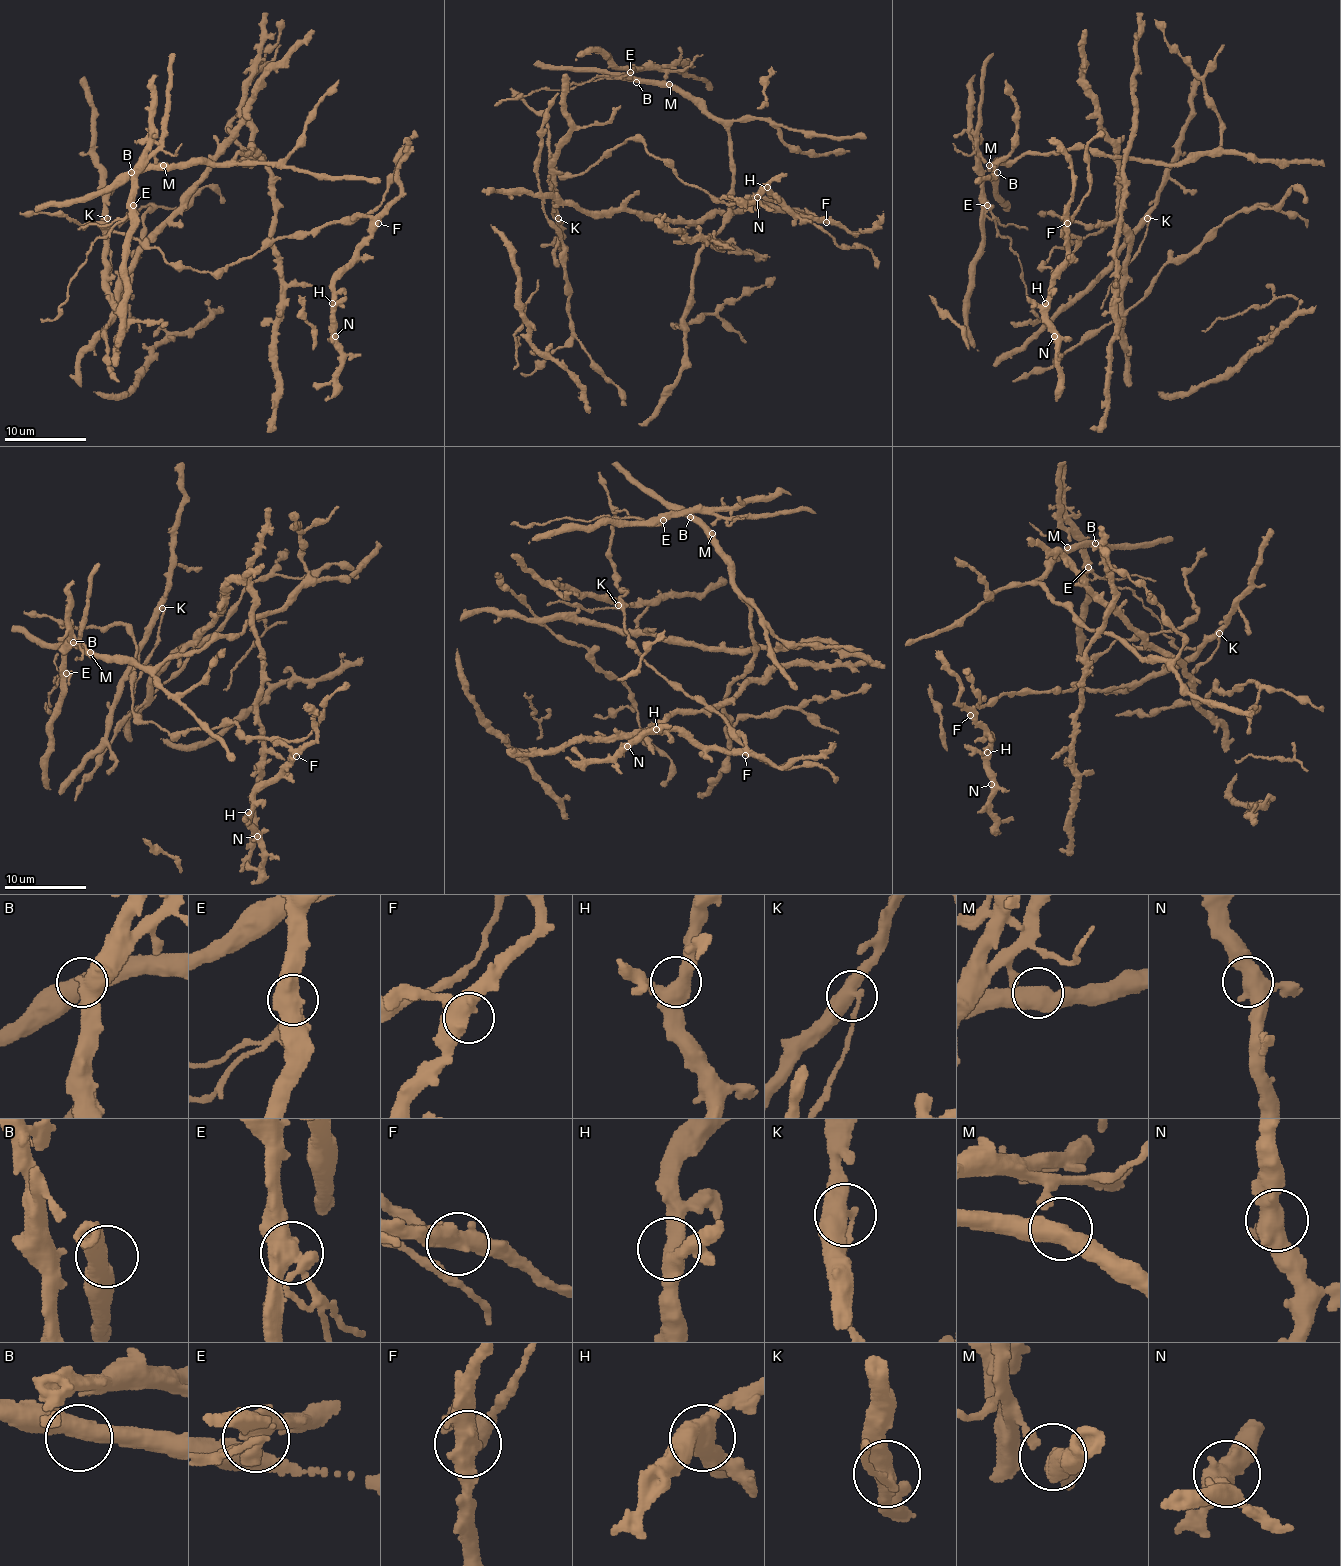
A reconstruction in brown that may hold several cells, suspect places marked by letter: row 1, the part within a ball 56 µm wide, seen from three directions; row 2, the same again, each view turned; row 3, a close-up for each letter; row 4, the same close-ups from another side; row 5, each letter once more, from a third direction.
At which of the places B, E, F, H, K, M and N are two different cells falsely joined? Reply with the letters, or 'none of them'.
E, K

